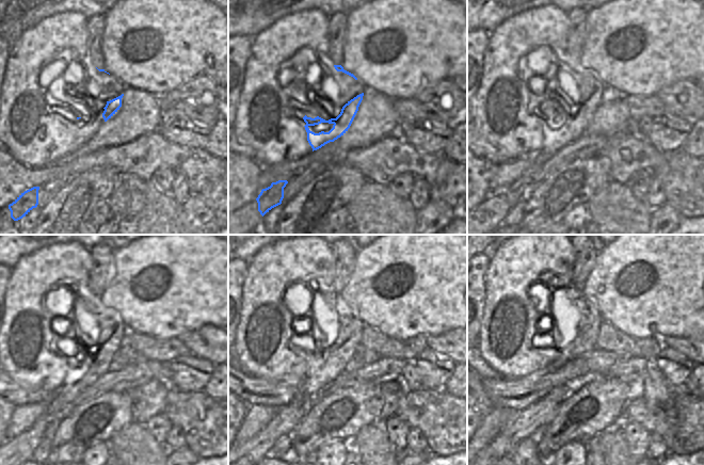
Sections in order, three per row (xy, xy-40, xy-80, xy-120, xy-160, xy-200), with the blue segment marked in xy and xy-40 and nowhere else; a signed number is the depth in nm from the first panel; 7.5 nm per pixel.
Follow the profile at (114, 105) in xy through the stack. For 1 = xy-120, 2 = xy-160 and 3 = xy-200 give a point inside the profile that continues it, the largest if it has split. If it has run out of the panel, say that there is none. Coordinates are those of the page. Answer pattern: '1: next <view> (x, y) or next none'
1: next xy-120 (81, 371)
2: next xy-160 (321, 371)
3: next xy-200 (587, 333)

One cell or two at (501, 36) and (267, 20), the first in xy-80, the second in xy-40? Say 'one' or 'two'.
two

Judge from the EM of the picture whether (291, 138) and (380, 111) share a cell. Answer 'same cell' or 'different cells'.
different cells

